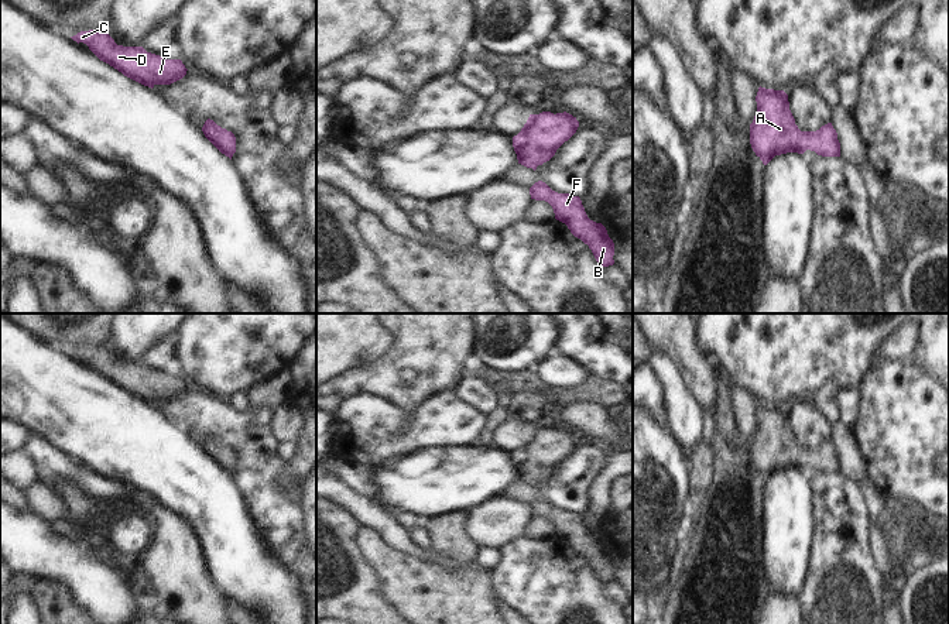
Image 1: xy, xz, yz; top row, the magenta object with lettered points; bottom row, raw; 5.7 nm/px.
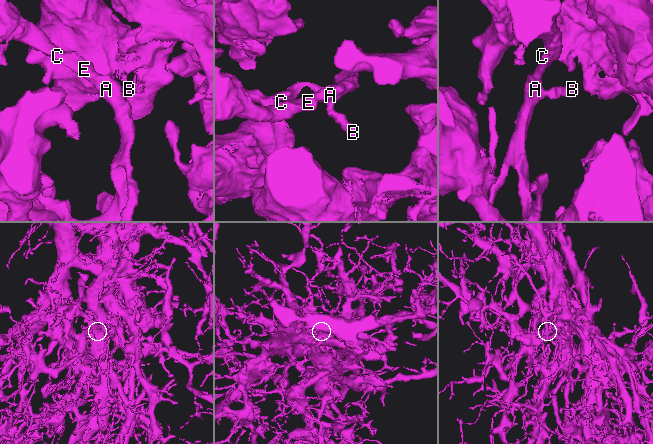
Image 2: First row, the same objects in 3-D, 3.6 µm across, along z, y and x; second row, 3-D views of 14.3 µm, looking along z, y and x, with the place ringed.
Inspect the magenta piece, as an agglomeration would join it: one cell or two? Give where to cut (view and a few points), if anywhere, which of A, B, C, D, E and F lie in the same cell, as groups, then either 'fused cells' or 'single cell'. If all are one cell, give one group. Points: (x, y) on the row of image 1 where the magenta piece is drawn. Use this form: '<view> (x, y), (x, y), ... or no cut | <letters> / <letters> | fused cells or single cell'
no cut | A B C D E F | single cell

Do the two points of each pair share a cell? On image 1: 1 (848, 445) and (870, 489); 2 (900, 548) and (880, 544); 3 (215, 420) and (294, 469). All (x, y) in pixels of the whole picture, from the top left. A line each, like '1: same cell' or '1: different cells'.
1: same cell
2: different cells
3: different cells

